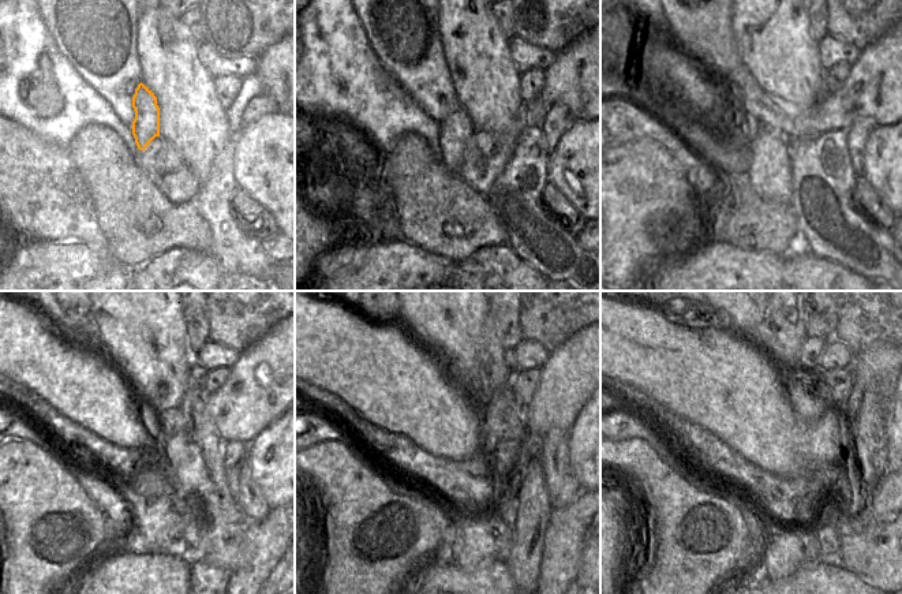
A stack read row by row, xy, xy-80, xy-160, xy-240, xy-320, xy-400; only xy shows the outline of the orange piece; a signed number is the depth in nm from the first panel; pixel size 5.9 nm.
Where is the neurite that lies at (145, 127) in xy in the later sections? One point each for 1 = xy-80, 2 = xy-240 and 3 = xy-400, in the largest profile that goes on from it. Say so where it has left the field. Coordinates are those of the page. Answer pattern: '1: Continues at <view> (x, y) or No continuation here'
1: Continues at xy-80 (455, 131)
2: Continues at xy-240 (161, 525)
3: Continues at xy-400 (783, 548).

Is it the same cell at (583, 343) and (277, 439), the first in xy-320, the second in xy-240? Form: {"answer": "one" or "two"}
{"answer": "two"}

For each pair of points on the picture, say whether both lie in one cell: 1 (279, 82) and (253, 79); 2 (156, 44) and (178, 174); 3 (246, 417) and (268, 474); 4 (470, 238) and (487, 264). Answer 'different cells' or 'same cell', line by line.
1: different cells
2: different cells
3: different cells
4: different cells

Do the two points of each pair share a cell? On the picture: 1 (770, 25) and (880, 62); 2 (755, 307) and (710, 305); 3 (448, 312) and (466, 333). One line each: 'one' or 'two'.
1: two
2: one
3: one

